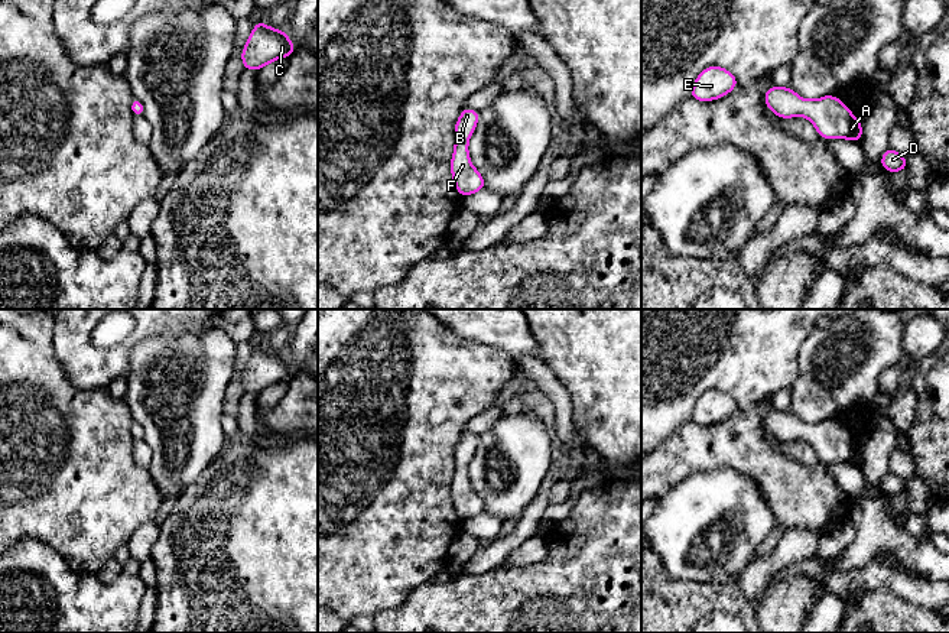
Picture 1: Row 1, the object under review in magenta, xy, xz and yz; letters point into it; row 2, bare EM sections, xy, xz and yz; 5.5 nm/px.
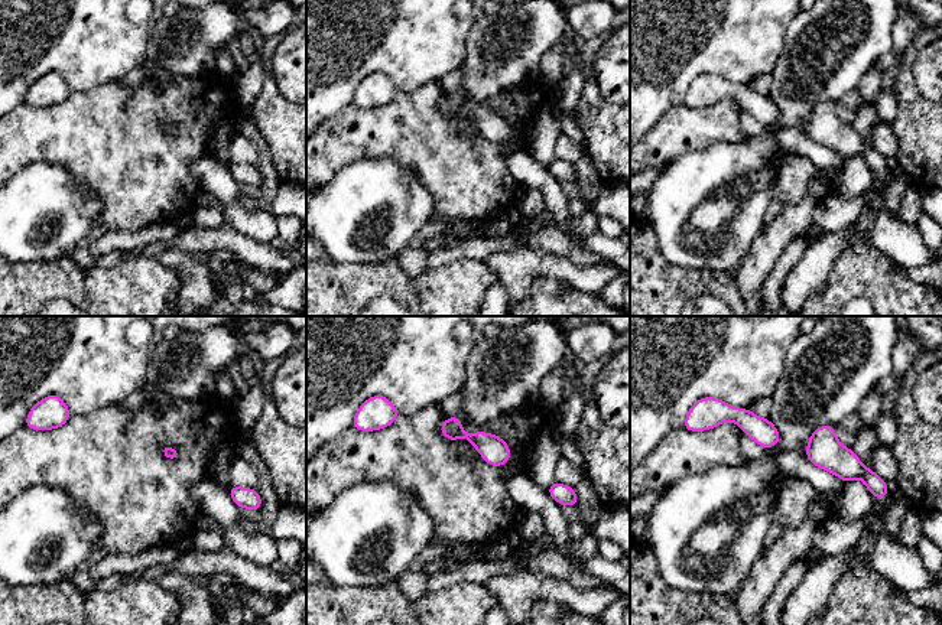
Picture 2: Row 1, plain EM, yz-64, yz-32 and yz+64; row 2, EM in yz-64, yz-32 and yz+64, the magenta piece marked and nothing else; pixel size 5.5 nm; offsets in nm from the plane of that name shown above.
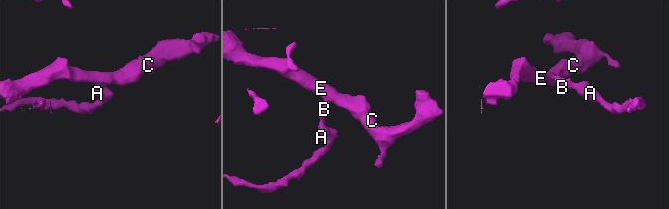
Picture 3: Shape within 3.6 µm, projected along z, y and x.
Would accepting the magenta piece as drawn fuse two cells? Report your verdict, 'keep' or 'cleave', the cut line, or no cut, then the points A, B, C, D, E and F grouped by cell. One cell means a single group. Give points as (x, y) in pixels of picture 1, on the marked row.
keep; no cut; A B C D E F

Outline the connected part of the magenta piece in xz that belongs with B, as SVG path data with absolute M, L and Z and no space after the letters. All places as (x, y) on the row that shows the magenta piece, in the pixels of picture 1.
M464 107L455 124L455 149L451 159L451 172L455 188L464 198L485 188L482 175L472 166L468 156L468 140L478 123L480 111Z

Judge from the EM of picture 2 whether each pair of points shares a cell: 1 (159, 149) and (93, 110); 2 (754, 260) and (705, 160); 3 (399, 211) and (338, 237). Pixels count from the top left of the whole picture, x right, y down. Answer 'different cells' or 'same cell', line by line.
1: same cell
2: different cells
3: same cell

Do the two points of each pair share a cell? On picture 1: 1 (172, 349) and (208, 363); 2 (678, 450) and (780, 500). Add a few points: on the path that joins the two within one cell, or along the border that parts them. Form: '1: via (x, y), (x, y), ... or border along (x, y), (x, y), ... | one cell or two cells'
1: via (181, 357), (187, 363), (200, 363) | one cell
2: via (705, 450), (709, 454), (741, 454), (760, 473) | one cell

